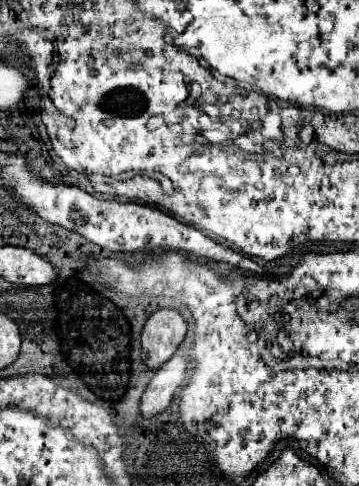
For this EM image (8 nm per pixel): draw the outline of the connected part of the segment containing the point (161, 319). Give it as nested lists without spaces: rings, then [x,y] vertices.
[[[158,309],[146,321],[142,329],[142,361],[150,369],[158,369],[164,361],[168,361],[182,339],[186,337],[188,325],[186,319],[174,309]]]

